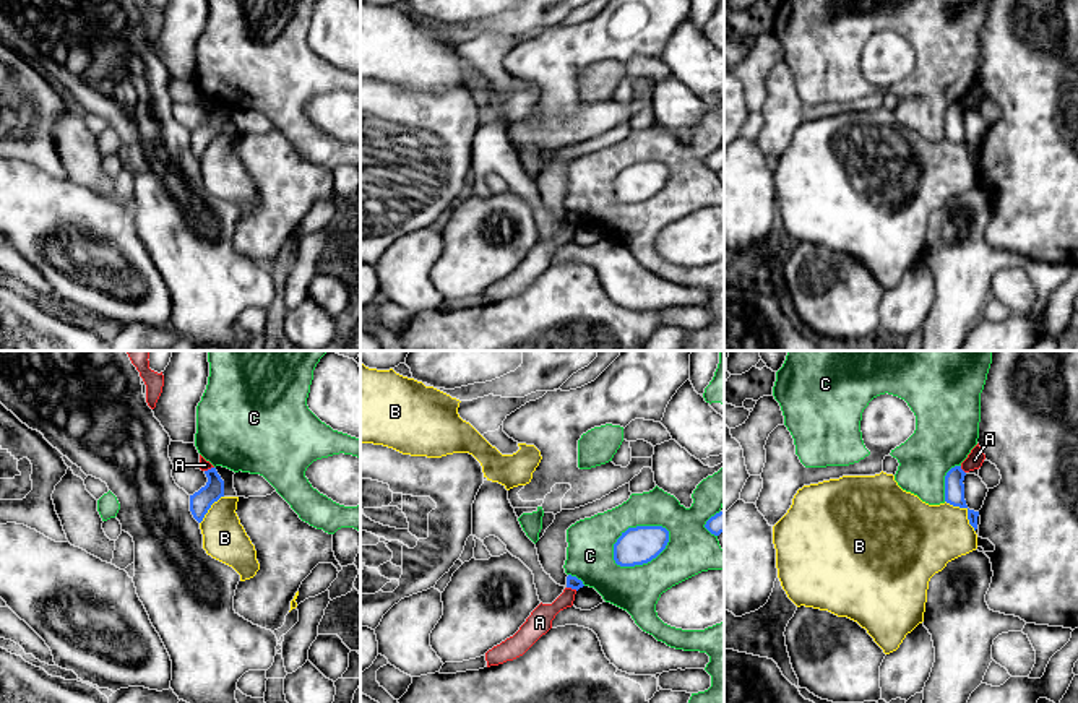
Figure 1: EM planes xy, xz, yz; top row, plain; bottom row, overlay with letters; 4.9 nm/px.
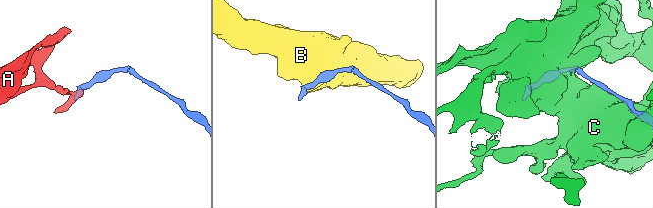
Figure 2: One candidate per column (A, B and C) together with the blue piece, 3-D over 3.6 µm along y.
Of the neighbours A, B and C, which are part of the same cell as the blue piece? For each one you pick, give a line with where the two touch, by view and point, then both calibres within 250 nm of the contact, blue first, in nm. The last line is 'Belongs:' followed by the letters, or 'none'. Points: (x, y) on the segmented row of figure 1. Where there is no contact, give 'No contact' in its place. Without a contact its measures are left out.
Belongs: none

